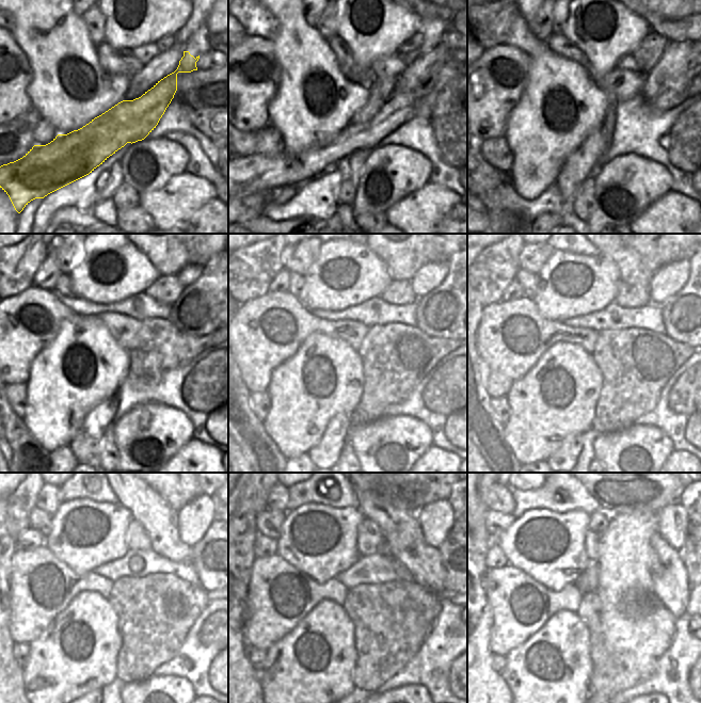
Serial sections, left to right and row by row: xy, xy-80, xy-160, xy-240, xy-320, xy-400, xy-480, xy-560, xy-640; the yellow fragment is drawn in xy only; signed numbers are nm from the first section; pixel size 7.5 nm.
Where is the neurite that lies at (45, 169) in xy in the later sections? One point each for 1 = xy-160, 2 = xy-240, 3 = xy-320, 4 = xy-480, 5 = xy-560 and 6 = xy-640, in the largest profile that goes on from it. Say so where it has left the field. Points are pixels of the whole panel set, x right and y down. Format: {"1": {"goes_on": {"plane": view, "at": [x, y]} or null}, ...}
{"1": {"goes_on": {"plane": "xy-160", "at": [666, 85]}}, "2": {"goes_on": {"plane": "xy-240", "at": [206, 305]}}, "3": {"goes_on": {"plane": "xy-320", "at": [445, 313]}}, "4": {"goes_on": {"plane": "xy-480", "at": [206, 555]}}, "5": {"goes_on": {"plane": "xy-560", "at": [445, 548]}}, "6": {"goes_on": {"plane": "xy-640", "at": [684, 553]}}}

